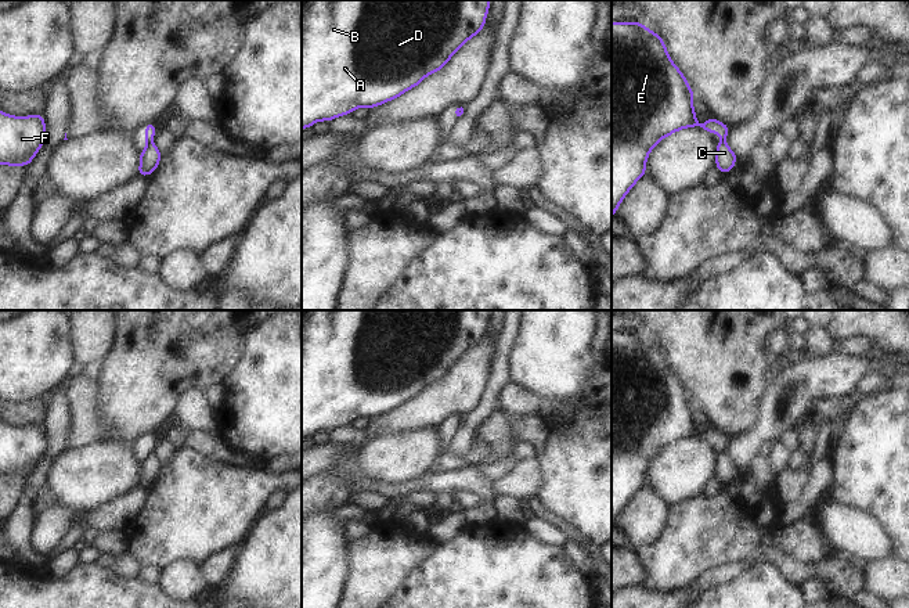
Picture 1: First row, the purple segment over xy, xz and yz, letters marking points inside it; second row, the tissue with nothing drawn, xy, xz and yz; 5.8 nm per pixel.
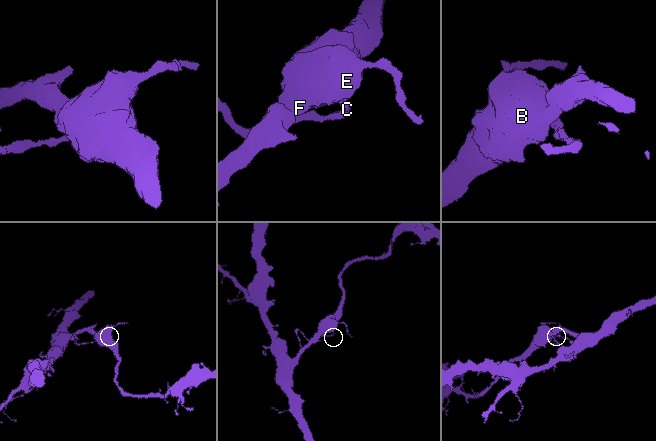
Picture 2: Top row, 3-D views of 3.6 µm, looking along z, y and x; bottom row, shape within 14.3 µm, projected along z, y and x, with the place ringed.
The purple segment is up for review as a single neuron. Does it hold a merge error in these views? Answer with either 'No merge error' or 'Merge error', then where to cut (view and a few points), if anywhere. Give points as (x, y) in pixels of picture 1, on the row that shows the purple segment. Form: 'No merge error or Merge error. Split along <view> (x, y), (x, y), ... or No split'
Merge error. Split along xy (151, 140), (147, 146)

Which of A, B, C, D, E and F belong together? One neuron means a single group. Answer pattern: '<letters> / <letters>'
A B D E F / C

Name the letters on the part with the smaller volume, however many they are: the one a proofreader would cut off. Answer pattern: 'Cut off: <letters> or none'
Cut off: C

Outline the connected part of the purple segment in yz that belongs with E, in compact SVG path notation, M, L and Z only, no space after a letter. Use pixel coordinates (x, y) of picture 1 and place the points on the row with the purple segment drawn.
M612 22L612 217L616 216L616 211L618 205L623 202L624 197L628 194L628 191L635 186L635 183L645 176L646 170L646 161L649 157L649 152L667 136L671 136L672 133L682 130L685 127L703 127L707 133L717 133L721 137L721 141L725 141L729 133L729 126L724 125L715 118L710 118L704 123L699 123L696 120L696 112L693 109L693 100L695 94L686 82L686 78L681 72L678 66L674 65L671 57L668 55L667 47L664 44L664 40L660 35L652 32L649 28L646 28L641 22Z

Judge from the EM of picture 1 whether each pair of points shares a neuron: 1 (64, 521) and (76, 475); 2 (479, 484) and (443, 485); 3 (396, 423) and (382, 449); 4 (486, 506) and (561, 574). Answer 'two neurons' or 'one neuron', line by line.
1: two neurons
2: one neuron
3: two neurons
4: two neurons

